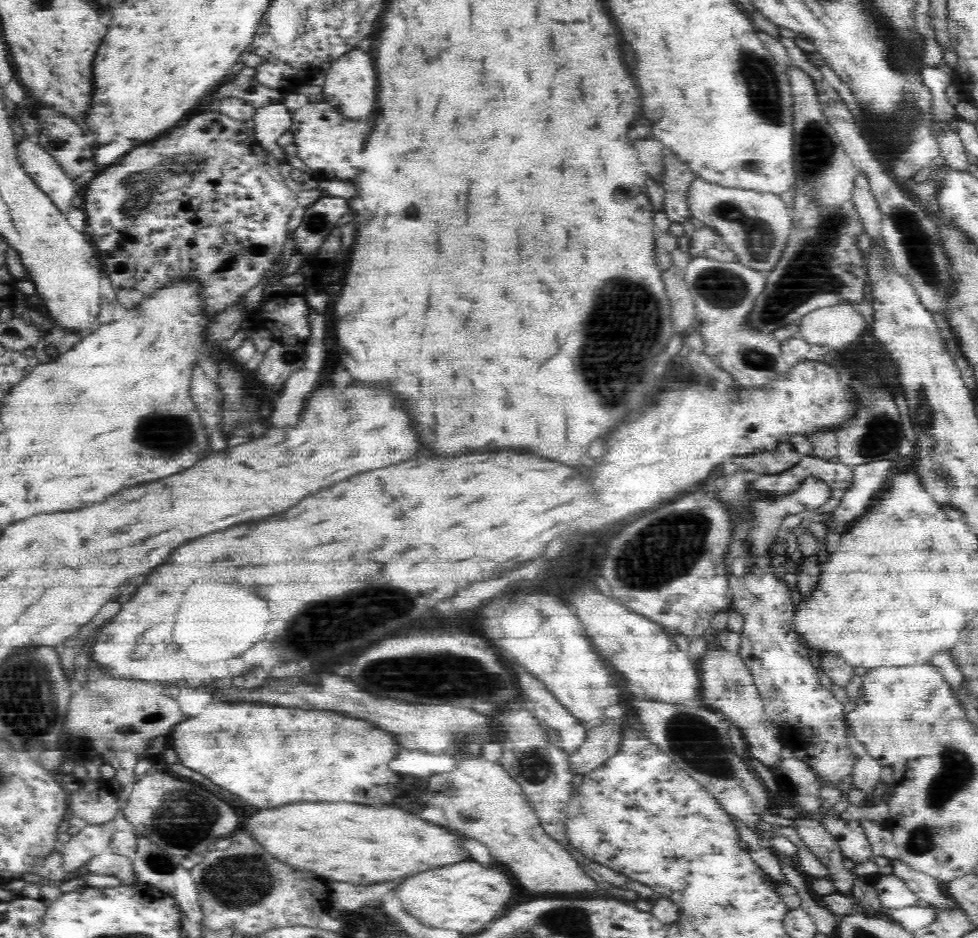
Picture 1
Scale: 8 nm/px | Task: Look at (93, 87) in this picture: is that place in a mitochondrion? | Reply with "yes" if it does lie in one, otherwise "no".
no

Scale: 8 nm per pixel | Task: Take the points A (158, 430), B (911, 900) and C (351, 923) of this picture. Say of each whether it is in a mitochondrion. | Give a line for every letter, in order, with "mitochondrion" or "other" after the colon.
A: mitochondrion
B: other
C: other

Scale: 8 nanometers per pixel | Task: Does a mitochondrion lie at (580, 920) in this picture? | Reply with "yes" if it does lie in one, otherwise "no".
yes

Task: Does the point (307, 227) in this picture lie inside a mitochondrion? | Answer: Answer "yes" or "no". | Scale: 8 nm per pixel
yes

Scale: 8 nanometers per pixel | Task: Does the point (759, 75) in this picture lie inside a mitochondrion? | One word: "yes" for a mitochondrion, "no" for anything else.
yes

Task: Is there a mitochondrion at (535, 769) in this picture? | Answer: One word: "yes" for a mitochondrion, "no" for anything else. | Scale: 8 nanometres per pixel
yes

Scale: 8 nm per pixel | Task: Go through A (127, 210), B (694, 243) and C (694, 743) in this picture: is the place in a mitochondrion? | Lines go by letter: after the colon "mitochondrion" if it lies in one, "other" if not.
A: other
B: other
C: mitochondrion

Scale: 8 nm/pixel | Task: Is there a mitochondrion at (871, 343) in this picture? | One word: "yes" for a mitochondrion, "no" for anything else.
no

